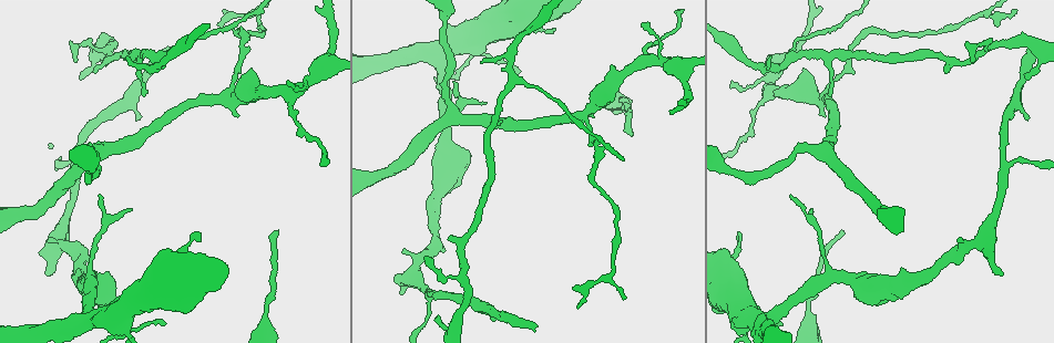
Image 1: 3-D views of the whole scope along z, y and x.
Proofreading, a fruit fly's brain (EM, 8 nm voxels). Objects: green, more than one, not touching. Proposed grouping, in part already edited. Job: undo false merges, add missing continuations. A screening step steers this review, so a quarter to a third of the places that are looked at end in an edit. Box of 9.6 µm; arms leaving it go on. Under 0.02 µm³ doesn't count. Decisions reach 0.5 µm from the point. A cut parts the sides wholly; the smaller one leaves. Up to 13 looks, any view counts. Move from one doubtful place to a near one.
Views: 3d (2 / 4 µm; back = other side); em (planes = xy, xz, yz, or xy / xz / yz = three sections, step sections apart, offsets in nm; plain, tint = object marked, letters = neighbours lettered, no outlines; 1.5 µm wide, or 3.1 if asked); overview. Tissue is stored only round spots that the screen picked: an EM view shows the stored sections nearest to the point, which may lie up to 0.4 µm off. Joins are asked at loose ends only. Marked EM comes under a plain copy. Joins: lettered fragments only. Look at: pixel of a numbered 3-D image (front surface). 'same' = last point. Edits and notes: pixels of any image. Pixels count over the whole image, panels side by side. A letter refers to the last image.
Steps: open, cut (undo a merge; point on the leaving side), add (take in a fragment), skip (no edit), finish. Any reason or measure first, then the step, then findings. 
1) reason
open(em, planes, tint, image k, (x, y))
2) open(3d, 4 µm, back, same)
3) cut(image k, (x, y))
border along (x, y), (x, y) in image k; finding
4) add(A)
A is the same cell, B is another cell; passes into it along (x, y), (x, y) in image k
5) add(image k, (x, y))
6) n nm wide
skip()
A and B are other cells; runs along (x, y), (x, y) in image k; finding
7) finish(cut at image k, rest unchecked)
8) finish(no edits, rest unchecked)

an open end
open(em, planes, letters, image 1, (533, 328))

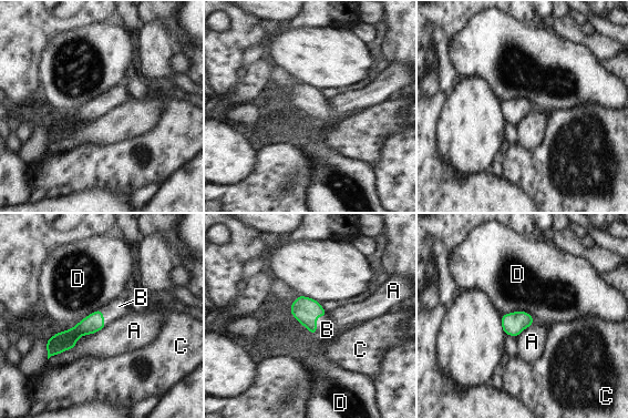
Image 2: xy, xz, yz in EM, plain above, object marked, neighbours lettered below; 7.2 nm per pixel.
add(B)
B is the same cell, A, C and D are other cells; passes into it along (306, 311), (316, 320), (327, 329) in image 2; the neuron continues

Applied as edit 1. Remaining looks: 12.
redraw
open(overview)

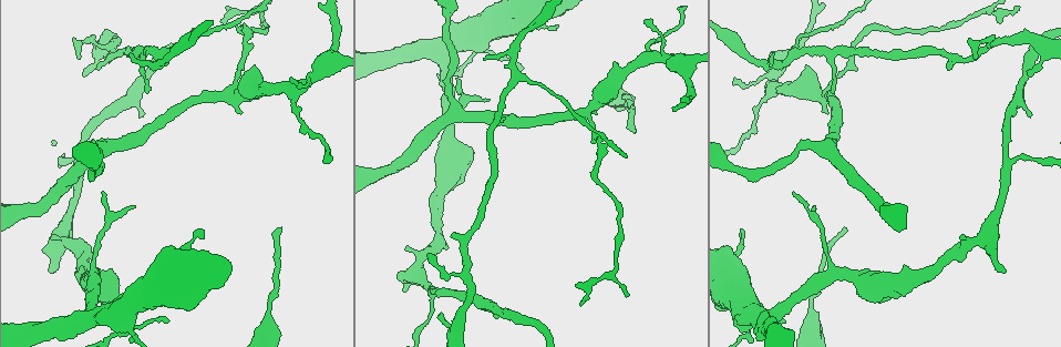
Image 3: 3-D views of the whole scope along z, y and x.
free end
open(3d, 2 µm, image 3, (832, 93))

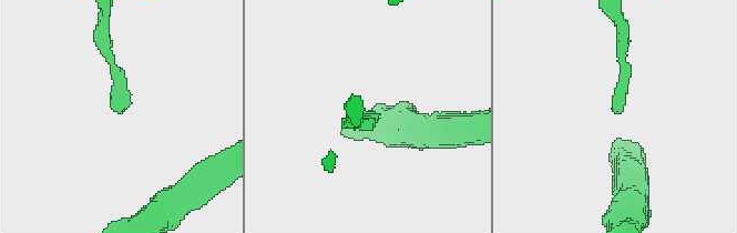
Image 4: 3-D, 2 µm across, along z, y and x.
open(em, xy, step 8, letters, image 4, (121, 111))

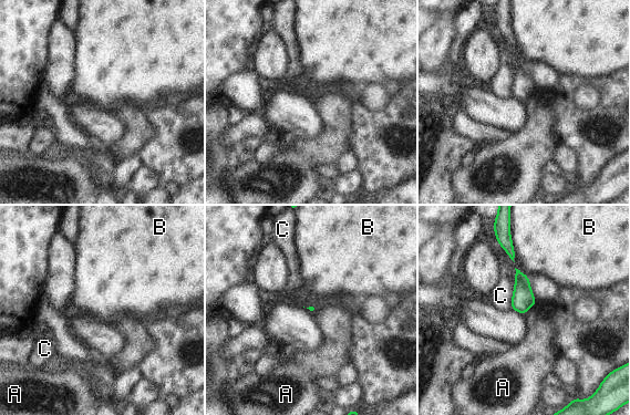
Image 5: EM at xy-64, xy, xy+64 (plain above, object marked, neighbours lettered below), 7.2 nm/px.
another direction
open(em, yz, step 4, letters, same)

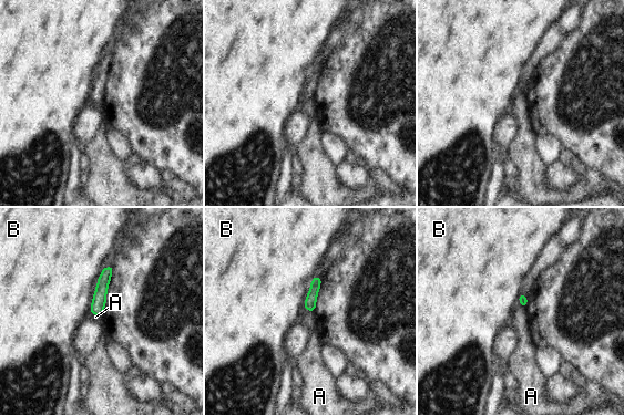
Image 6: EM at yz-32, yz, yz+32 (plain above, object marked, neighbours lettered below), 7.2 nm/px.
B touches over 340 nm
skip()
A and B are other cells; none of them fits

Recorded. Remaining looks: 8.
tapers out
open(em, planes, letters, image 3, (556, 26))

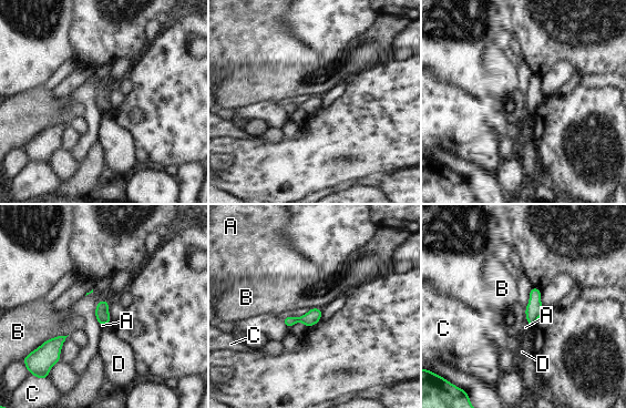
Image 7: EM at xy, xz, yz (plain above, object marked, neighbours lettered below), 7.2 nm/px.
skip()
A, B, C and D are other cells; no lettered fragment goes on from it

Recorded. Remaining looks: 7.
free end
open(3d, 4 µm, image 3, (829, 112))

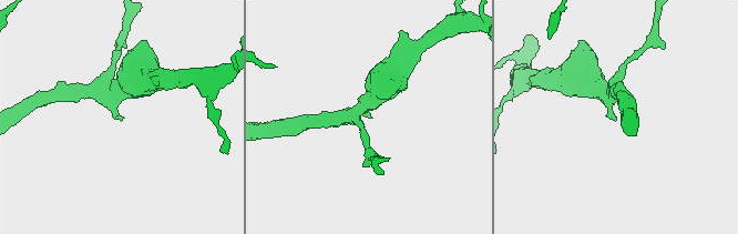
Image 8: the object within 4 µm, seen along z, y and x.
need the tissue
open(em, planes, letters, image 8, (121, 117))

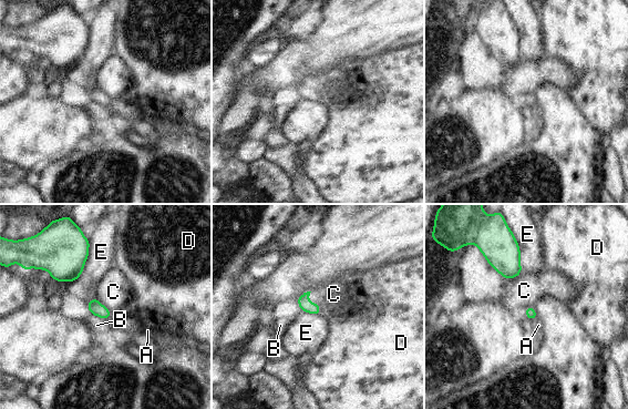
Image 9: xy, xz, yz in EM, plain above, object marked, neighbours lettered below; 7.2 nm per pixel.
skip()
A, B, C, D and E are other cells; border along (522, 271), (514, 277), (504, 278) in image 9; no lettered fragment goes on from it

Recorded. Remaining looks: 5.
tapers out
open(3d, 4 µm, image 3, (636, 132))

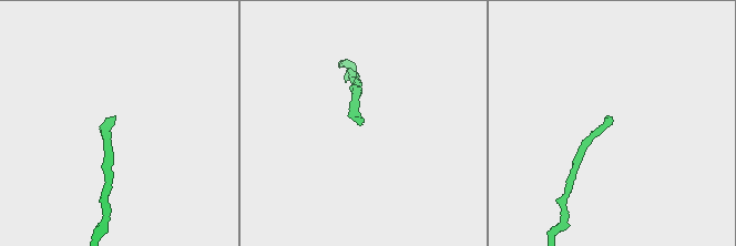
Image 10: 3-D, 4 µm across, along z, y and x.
open(em, yz, step 4, tint, image 10, (608, 119))

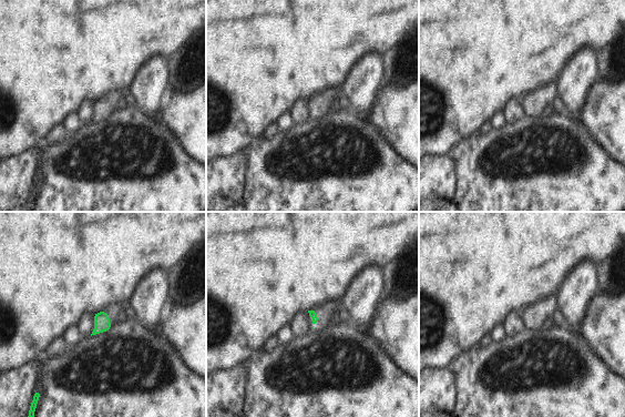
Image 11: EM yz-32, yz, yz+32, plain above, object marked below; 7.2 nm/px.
open(em, planes, letters, same)

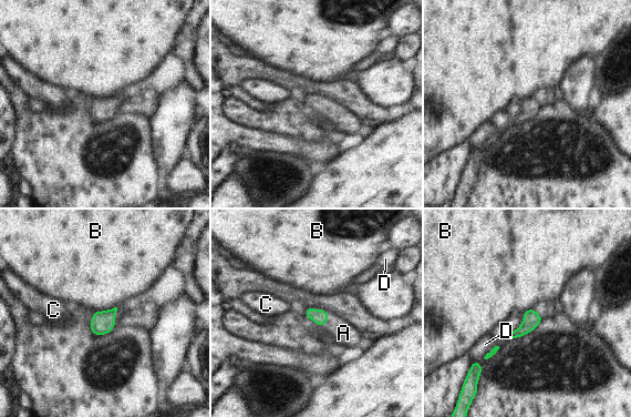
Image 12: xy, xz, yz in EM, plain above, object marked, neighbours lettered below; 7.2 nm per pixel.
add(A)
A is the same cell, B, C and D are other cells; passes into it along (320, 316), (326, 321), (343, 333) in image 12; it goes on there

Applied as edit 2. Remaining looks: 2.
finish(add at image 2, add at image 12, rest unchecked)

